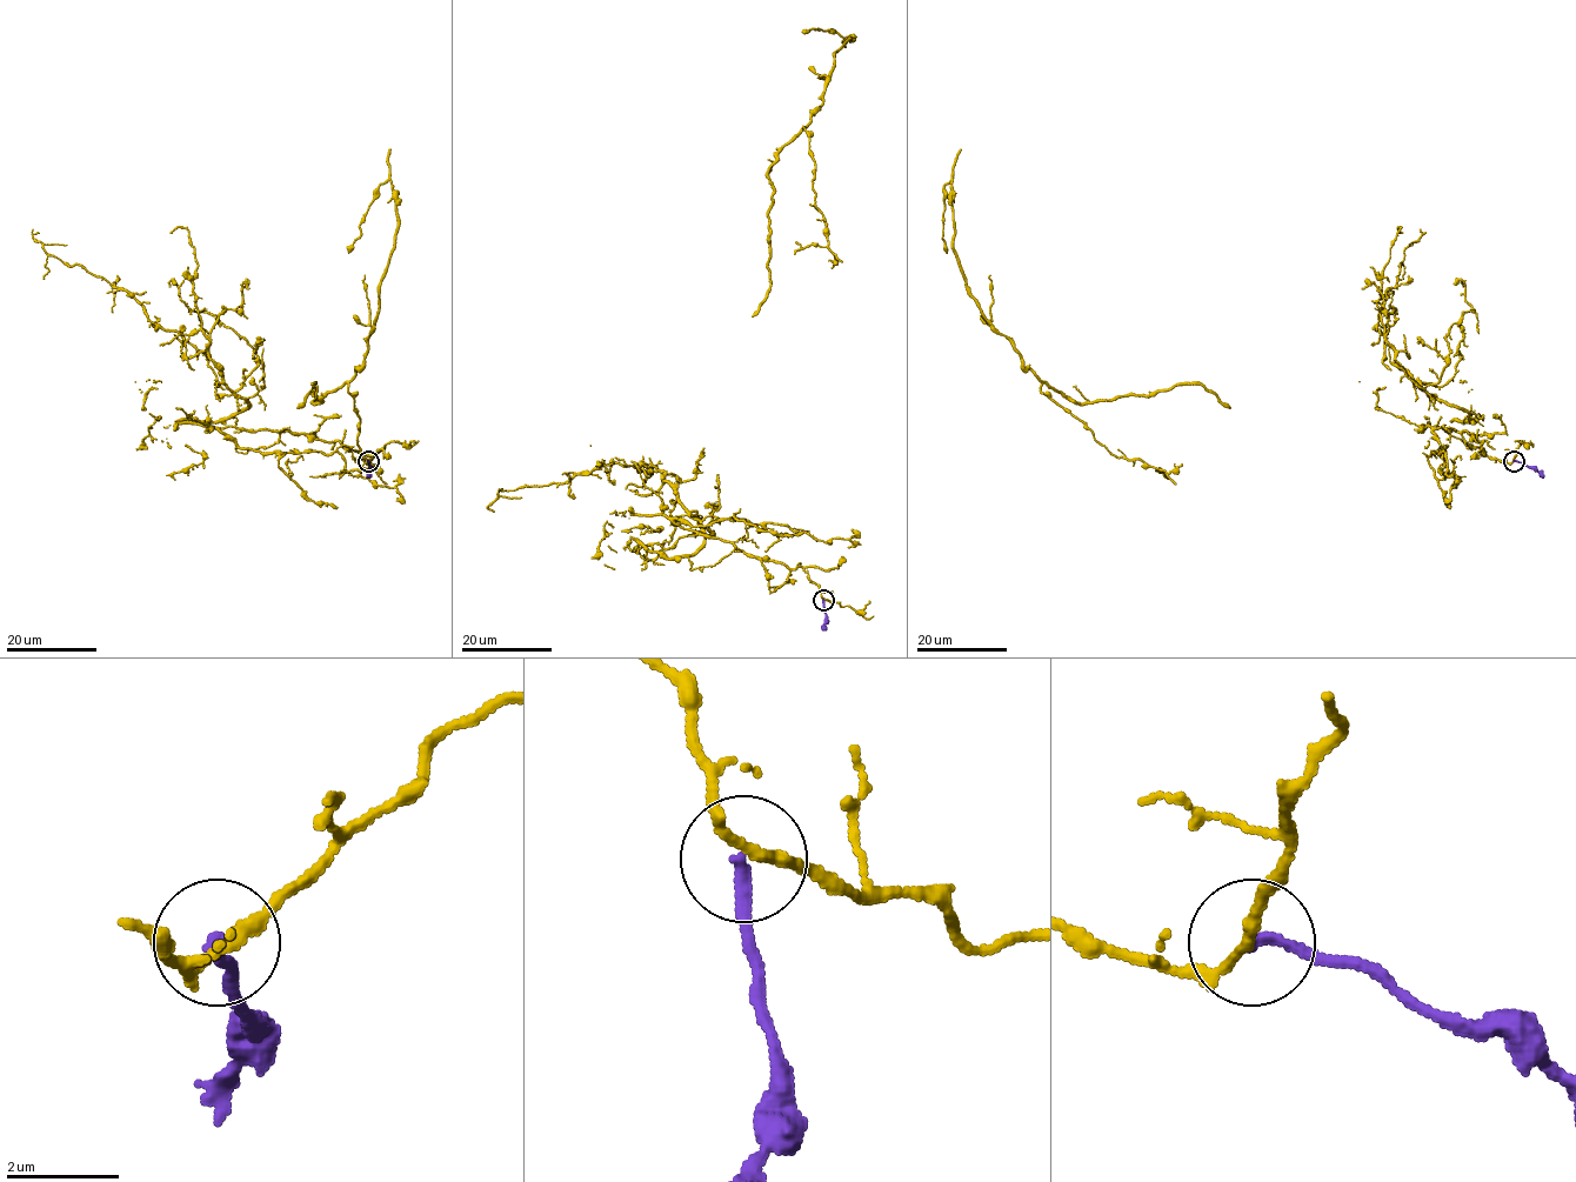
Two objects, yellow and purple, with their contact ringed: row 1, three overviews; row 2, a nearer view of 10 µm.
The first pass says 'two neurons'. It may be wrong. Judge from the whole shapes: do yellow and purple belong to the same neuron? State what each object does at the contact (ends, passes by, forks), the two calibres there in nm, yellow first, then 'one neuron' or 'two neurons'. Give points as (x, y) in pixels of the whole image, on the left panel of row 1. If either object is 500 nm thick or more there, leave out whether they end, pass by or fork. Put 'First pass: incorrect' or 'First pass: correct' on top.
First pass: correct
yellow passes by | purple ends | 200/190 nm | two neurons

